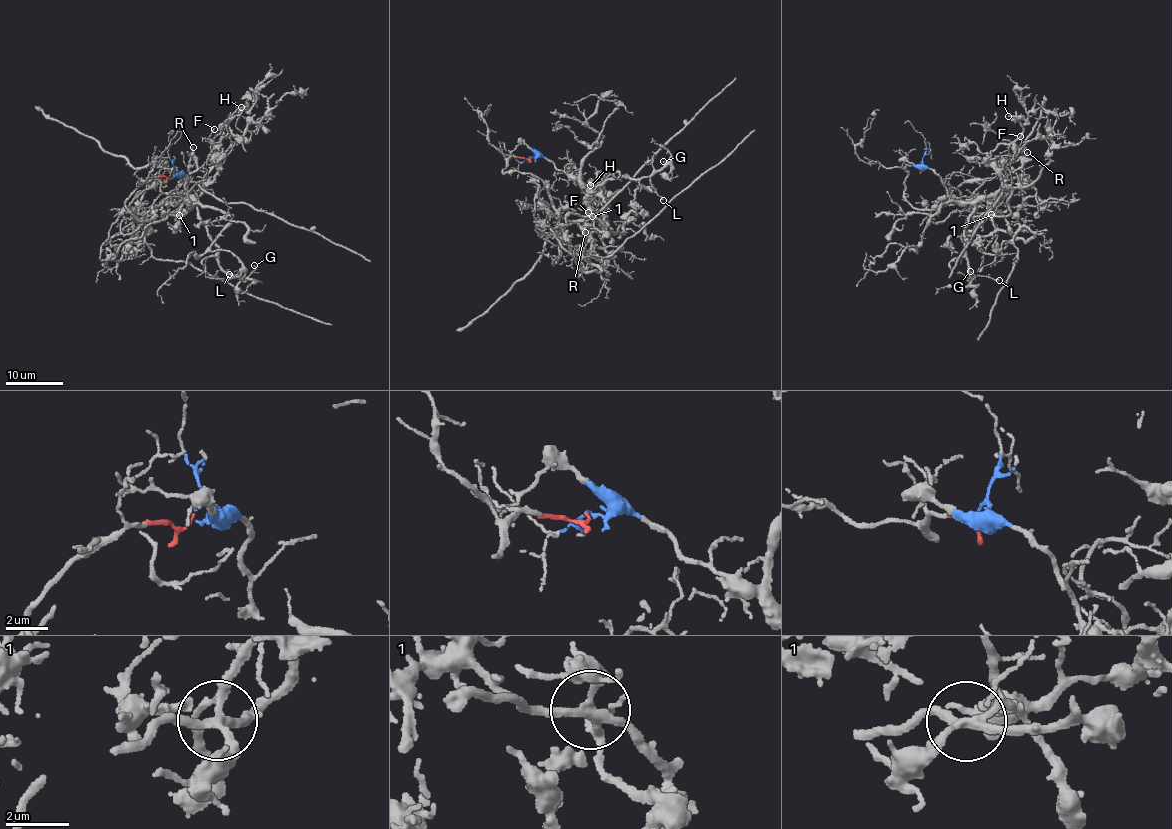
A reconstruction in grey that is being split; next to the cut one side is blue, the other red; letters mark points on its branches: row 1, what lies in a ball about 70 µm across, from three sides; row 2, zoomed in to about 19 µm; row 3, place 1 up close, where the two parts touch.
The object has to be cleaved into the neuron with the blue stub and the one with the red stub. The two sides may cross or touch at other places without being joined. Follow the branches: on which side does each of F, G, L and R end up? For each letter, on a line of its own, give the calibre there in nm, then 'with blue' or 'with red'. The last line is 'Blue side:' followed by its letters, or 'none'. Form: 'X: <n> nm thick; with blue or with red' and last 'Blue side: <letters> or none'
F: 150 nm thick; with red
G: 130 nm thick; with blue
L: 160 nm thick; with blue
R: 120 nm thick; with blue
Blue side: G, L, R

